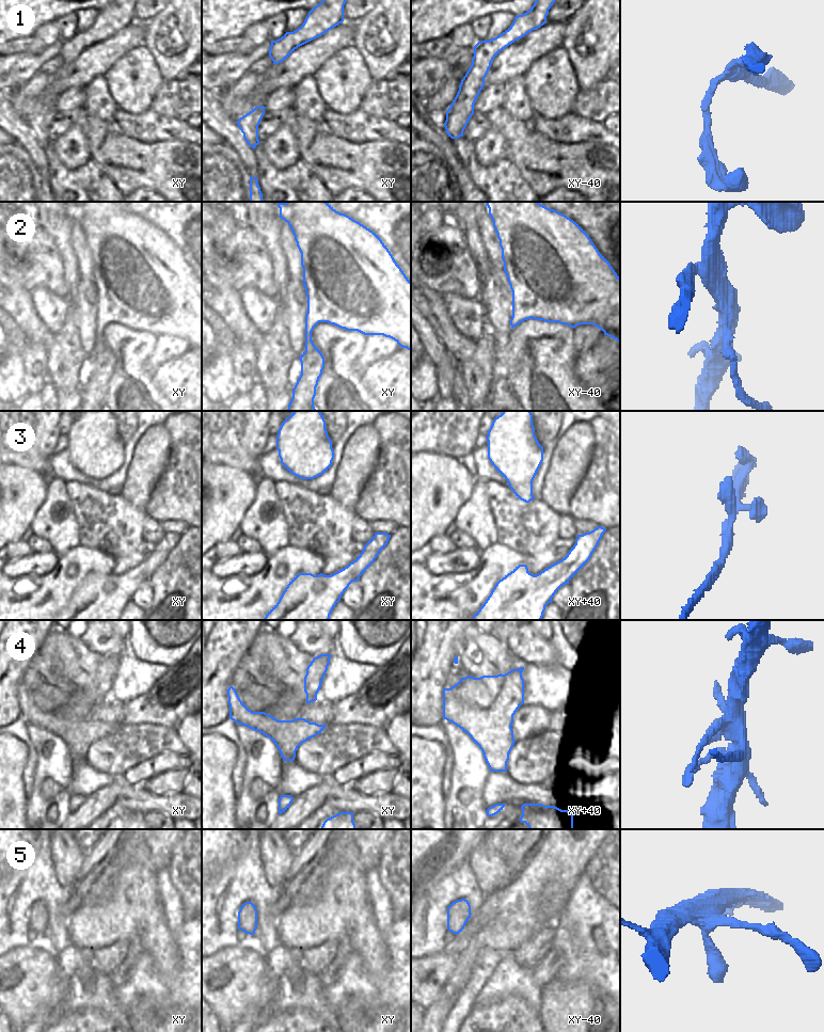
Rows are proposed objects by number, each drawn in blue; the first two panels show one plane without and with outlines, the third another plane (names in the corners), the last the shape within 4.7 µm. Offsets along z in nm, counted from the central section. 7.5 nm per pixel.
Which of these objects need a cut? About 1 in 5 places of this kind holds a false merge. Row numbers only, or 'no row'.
2.

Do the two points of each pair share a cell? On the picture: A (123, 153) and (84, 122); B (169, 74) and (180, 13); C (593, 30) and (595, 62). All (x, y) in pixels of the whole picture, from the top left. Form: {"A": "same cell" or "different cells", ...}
{"A": "same cell", "B": "same cell", "C": "same cell"}

